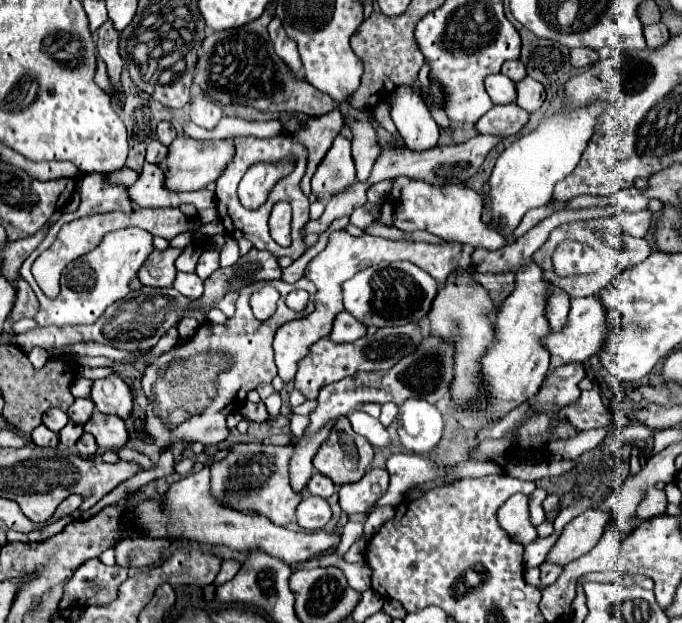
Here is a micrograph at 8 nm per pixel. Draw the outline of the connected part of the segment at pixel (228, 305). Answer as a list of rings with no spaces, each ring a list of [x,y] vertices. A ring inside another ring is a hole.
[[[230,291],[228,295],[224,295],[224,299],[220,299],[220,303],[216,303],[216,307],[226,315],[226,317],[232,317],[234,315],[234,303],[238,299],[238,293]]]

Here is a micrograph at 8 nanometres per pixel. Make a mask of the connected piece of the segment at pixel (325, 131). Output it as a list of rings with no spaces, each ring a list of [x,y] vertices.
[[[334,109],[326,115],[308,119],[306,129],[296,133],[296,137],[308,147],[308,173],[300,184],[306,196],[311,194],[310,181],[314,169],[320,165],[320,159],[324,159],[328,147],[332,147],[332,141],[336,139],[336,135],[340,135],[344,125],[346,125],[346,115],[340,109]]]

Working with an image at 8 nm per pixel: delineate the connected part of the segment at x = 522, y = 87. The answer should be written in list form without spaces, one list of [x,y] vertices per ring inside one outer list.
[[[524,77],[520,83],[516,83],[516,91],[518,91],[518,99],[516,103],[526,109],[528,113],[534,113],[540,109],[540,105],[544,103],[546,91],[542,83],[536,83],[532,77]]]

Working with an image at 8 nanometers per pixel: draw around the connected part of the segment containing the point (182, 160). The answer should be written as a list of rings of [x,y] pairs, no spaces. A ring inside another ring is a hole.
[[[176,137],[170,145],[168,159],[166,159],[166,185],[170,191],[196,191],[204,189],[208,183],[216,181],[228,161],[234,157],[234,143],[232,141],[196,141],[190,137]]]

